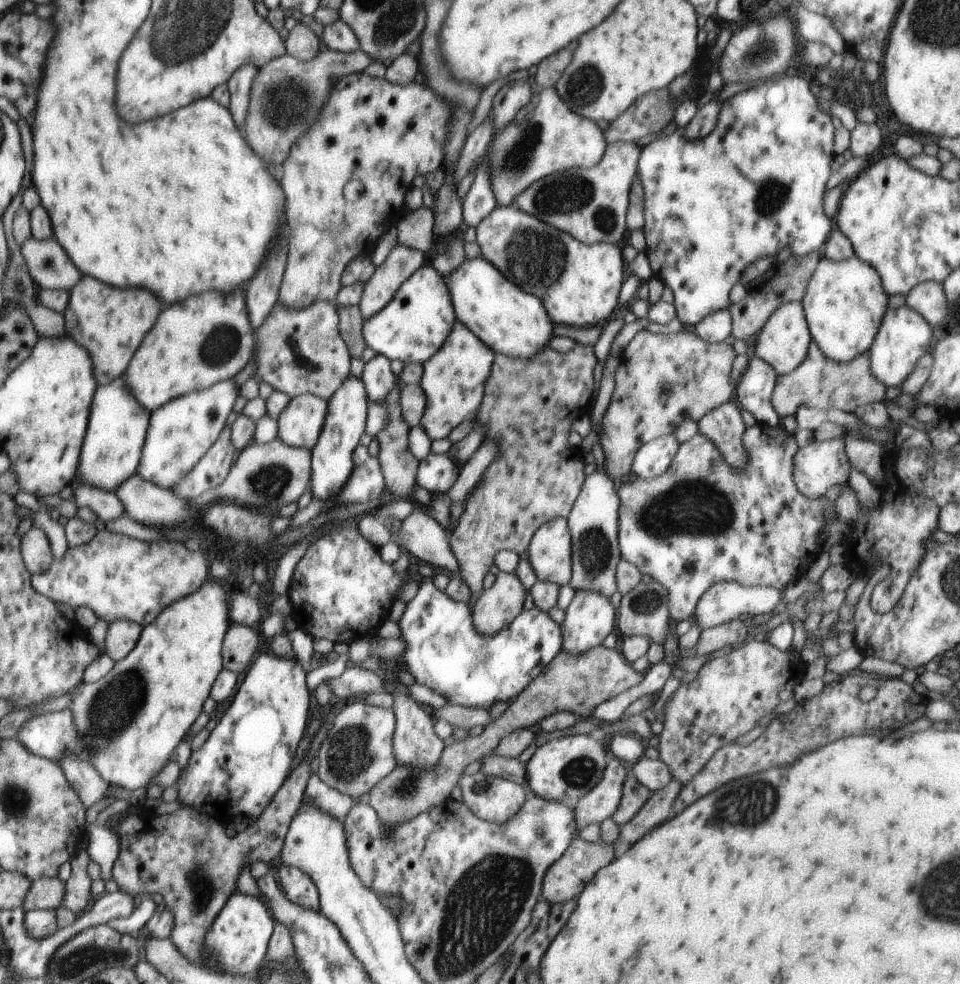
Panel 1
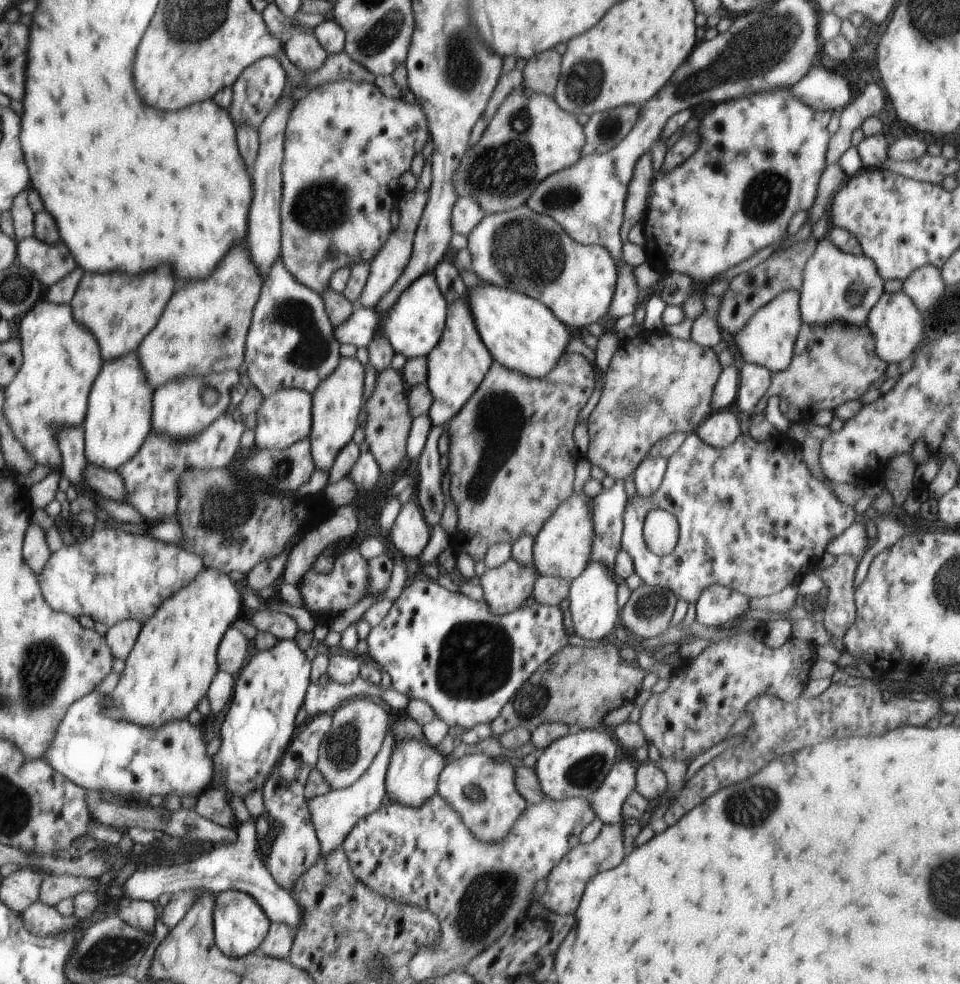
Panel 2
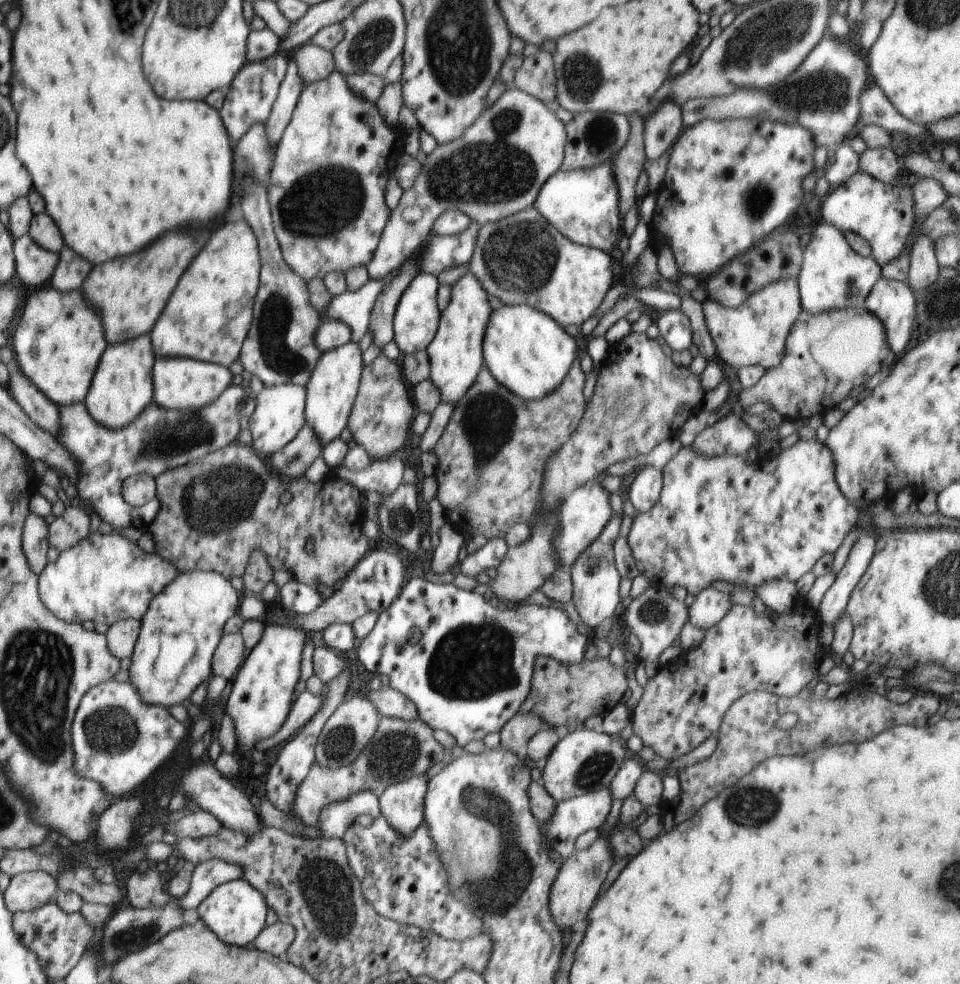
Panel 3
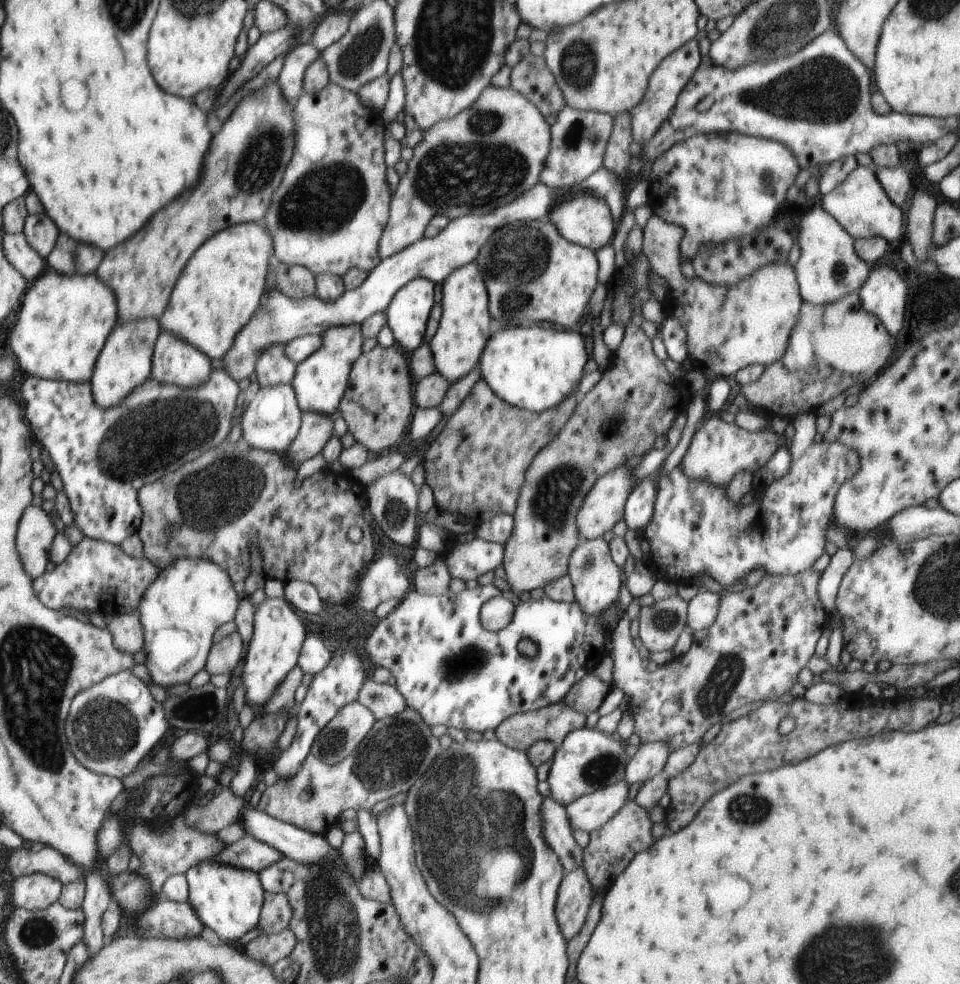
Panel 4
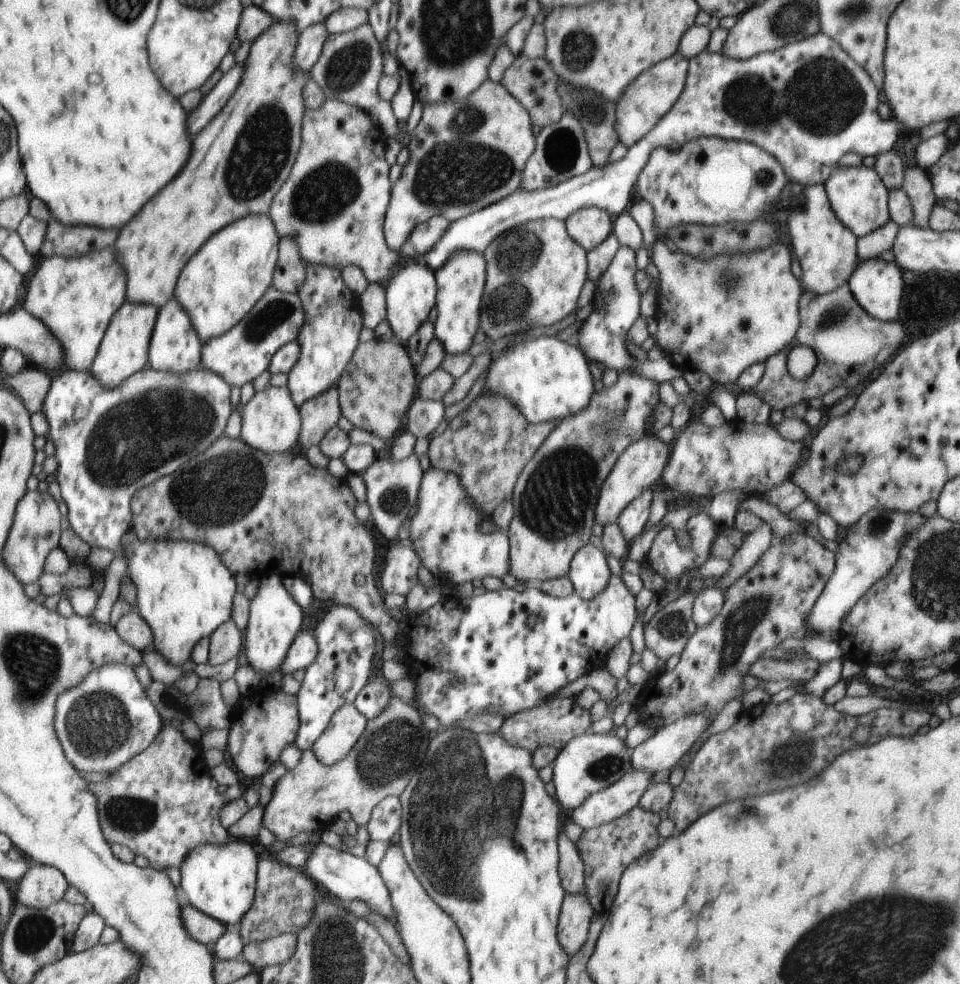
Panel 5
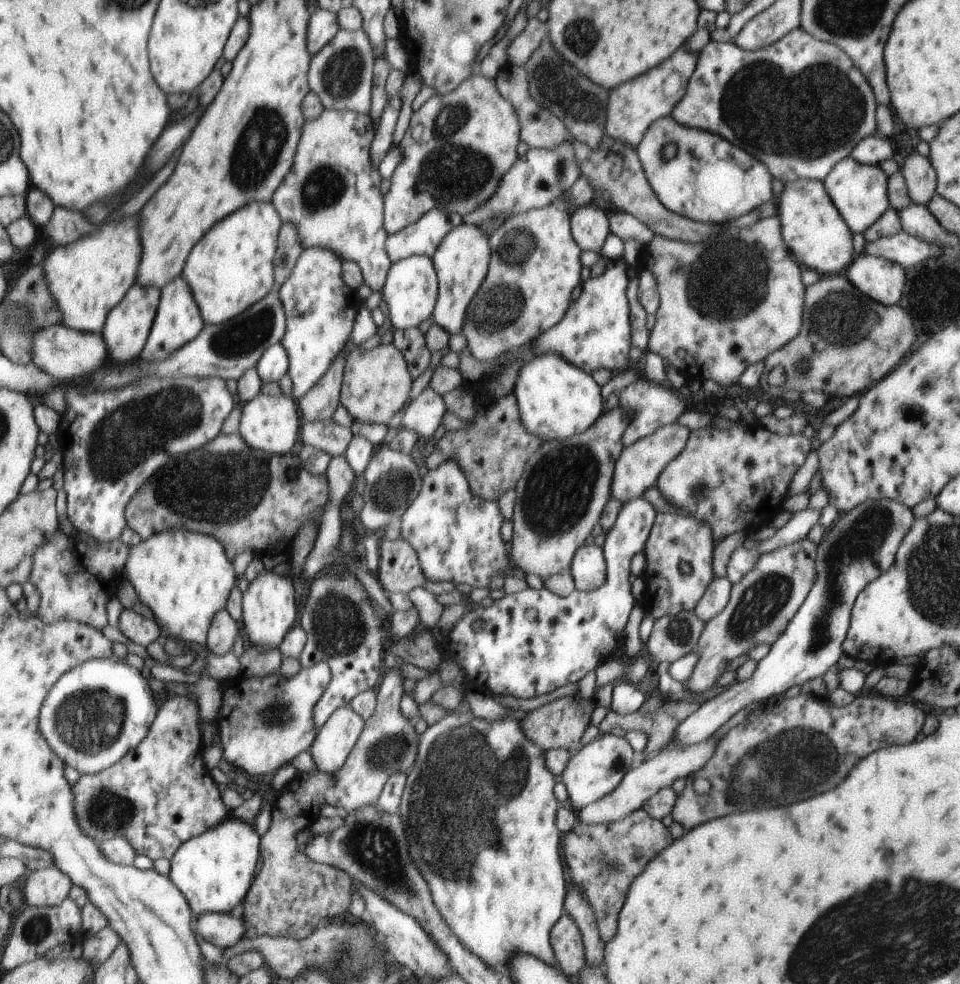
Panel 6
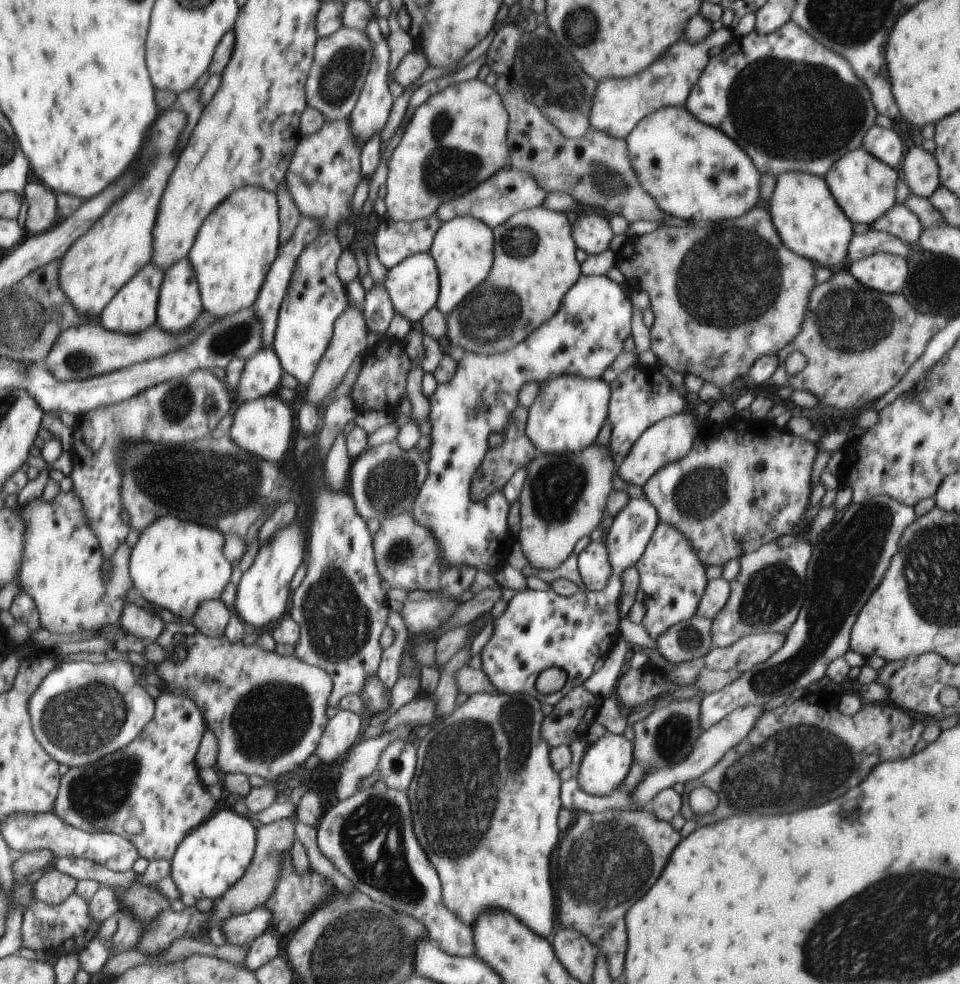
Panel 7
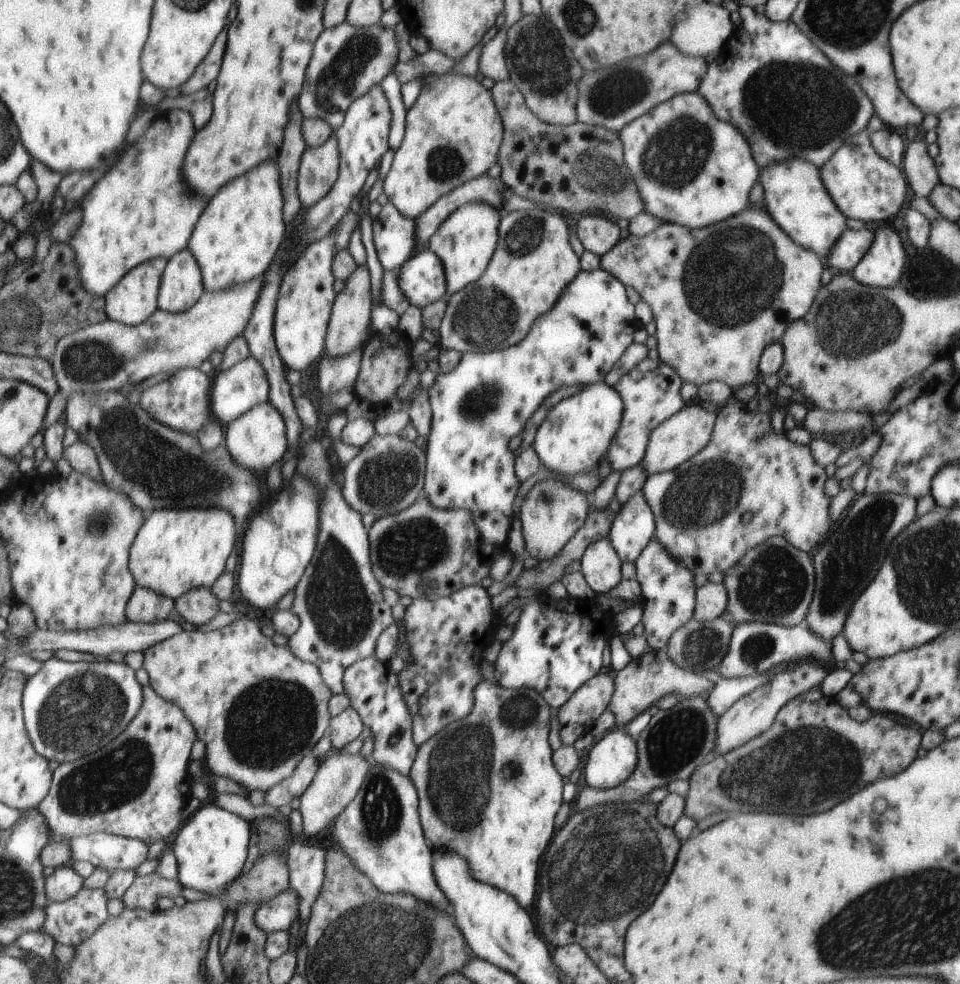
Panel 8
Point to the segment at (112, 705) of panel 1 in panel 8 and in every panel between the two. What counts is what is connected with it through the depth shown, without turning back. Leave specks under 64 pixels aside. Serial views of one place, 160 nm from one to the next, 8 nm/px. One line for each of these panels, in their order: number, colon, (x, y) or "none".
2: (170, 668)
3: (179, 632)
4: (190, 598)
5: (184, 591)
6: (184, 578)
7: (175, 564)
8: (175, 550)

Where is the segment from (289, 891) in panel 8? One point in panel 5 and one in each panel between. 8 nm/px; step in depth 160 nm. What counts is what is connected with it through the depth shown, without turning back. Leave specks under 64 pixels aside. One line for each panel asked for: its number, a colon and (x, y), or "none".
5: (201, 927)
6: (223, 930)
7: (241, 929)

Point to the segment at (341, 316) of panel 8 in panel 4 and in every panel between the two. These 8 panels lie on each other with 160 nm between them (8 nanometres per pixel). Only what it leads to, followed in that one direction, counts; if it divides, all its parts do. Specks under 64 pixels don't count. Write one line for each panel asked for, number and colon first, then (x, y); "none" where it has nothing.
4: (315, 431)
5: (318, 415)
6: (319, 403)
7: (350, 332)

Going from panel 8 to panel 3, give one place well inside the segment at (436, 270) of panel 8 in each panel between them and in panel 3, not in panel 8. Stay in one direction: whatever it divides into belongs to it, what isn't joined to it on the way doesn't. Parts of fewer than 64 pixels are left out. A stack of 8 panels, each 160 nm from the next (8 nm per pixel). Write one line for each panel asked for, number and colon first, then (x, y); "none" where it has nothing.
3: (416, 318)
4: (407, 315)
5: (410, 292)
6: (410, 289)
7: (413, 286)

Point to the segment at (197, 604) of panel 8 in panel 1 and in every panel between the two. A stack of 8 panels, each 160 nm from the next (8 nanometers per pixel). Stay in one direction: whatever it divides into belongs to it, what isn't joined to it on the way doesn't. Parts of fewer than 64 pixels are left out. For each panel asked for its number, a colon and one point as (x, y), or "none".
1: (240, 643)
2: (232, 654)
3: (230, 653)
4: (223, 656)
5: (225, 642)
6: (222, 632)
7: (211, 618)

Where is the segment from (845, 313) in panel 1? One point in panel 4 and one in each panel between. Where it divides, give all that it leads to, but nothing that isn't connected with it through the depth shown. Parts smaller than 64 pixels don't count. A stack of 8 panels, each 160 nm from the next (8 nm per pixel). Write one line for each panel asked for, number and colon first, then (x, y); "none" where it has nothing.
2: (837, 287)
3: (832, 276)
4: (829, 268)

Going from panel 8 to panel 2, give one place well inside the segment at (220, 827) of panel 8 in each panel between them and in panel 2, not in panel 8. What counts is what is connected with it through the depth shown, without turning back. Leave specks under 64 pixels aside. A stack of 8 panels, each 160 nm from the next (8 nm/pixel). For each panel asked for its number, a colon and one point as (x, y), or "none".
2: (240, 925)
3: (235, 911)
4: (227, 899)
5: (220, 880)
6: (214, 870)
7: (210, 859)

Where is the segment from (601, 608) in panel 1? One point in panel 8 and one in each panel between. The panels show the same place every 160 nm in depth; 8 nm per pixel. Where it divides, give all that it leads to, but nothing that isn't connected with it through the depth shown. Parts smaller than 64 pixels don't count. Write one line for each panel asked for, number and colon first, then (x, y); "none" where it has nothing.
2: (592, 595)
3: (595, 578)
4: (596, 578)
5: (589, 573)
6: (588, 567)
7: (594, 566)
8: (601, 565)

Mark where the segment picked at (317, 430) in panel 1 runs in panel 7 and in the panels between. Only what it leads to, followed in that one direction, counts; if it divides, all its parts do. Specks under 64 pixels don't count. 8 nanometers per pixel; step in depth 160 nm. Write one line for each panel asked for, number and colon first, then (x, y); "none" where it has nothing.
2: (285, 417)
3: (279, 414)
4: (271, 421)
5: (271, 422)
6: (268, 423)
7: (264, 427)

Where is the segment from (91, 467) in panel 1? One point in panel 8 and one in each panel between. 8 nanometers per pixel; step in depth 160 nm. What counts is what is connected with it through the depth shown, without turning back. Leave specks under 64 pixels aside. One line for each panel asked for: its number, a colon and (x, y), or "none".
2: (119, 414)
3: (123, 388)
4: (126, 363)
5: (126, 350)
6: (130, 324)
7: (135, 310)
8: (135, 299)

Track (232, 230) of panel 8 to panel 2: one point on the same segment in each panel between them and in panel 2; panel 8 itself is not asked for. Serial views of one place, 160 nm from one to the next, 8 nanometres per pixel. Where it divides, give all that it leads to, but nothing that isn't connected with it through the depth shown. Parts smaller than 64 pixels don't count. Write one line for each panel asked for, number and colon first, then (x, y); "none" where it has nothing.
2: (203, 330)
3: (208, 316)
4: (224, 283)
5: (223, 281)
6: (231, 269)
7: (233, 251)

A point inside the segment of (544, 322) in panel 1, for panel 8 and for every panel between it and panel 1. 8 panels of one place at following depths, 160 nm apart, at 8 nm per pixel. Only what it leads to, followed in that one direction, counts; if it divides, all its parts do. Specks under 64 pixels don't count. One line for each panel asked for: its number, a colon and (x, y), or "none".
2: (522, 334)
3: (525, 350)
4: (535, 369)
5: (547, 379)
6: (556, 399)
7: (566, 417)
8: (579, 431)

